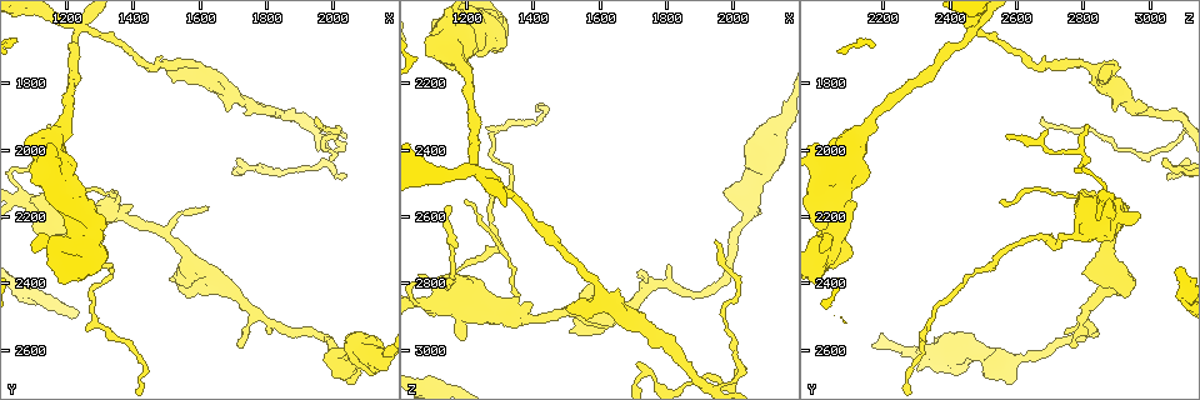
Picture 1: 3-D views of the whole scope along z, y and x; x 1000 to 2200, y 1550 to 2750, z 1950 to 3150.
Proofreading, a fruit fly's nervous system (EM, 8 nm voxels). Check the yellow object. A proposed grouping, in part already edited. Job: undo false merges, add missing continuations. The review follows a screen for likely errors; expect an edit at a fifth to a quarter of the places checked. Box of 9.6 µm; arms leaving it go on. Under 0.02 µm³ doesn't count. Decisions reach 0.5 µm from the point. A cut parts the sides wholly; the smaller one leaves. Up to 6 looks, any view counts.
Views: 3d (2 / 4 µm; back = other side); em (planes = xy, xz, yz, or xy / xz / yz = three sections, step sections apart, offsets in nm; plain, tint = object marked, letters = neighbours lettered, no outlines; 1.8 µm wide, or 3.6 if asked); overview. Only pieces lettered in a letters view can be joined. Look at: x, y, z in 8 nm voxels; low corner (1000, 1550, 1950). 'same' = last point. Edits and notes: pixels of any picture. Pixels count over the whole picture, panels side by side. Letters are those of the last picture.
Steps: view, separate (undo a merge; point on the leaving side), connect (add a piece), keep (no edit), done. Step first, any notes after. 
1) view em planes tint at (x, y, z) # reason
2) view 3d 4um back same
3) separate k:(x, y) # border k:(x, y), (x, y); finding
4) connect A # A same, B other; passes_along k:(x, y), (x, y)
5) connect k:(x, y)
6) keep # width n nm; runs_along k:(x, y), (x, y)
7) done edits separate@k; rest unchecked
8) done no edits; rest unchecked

view em xy step 16 tint at (1150, 1930, 2810) # an open end

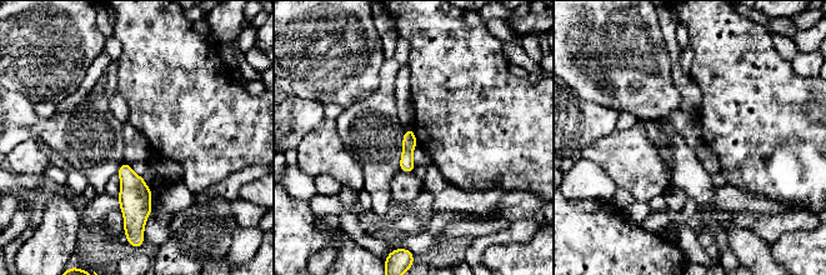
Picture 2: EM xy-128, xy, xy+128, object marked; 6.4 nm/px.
view em xy step 16 letters same

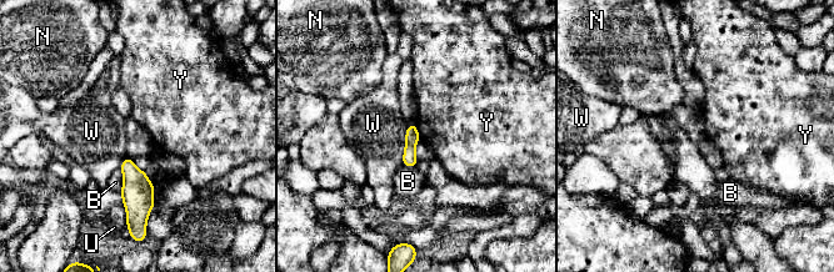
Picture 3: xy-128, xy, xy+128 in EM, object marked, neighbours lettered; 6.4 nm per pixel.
keep # longest_contact W 260 nm; B other, N other, U other, W other, Y other; border 3:(415, 124), (420, 137); none of them fits

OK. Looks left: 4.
view 3d 4um at (1520, 1740, 2890)

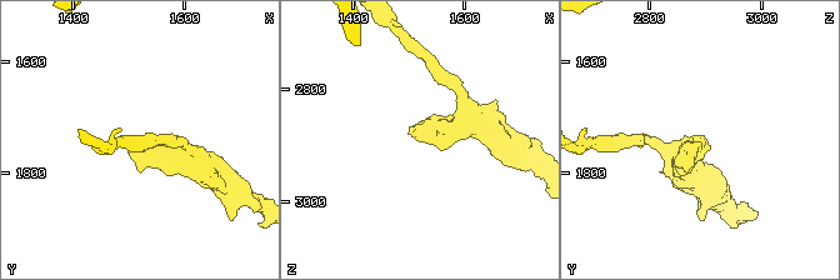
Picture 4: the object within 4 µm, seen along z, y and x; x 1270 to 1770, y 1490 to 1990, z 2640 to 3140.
view em yz step 16 tint at (1510, 1745, 2890) # now the EM

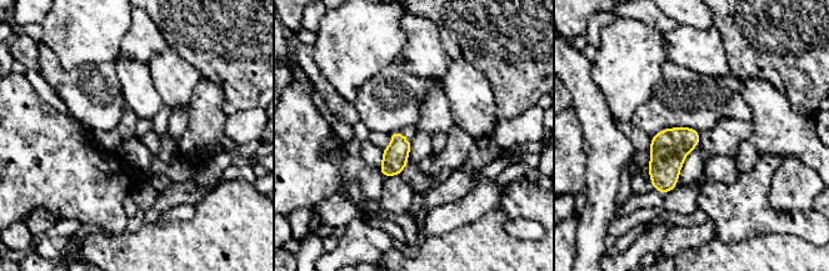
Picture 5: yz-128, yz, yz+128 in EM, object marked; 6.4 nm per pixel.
view em planes letters same # another direction

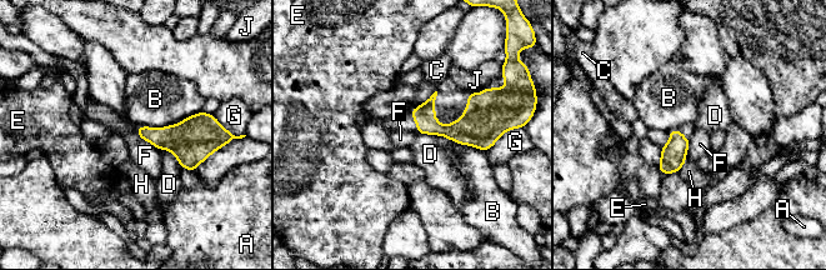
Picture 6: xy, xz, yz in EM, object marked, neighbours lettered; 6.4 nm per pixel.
keep # A other, B other, C other, D other, E other, F other, G other, H other, J other; border 6:(135, 133), (159, 150); none of them fits

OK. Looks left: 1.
done no edits; rest unchecked

